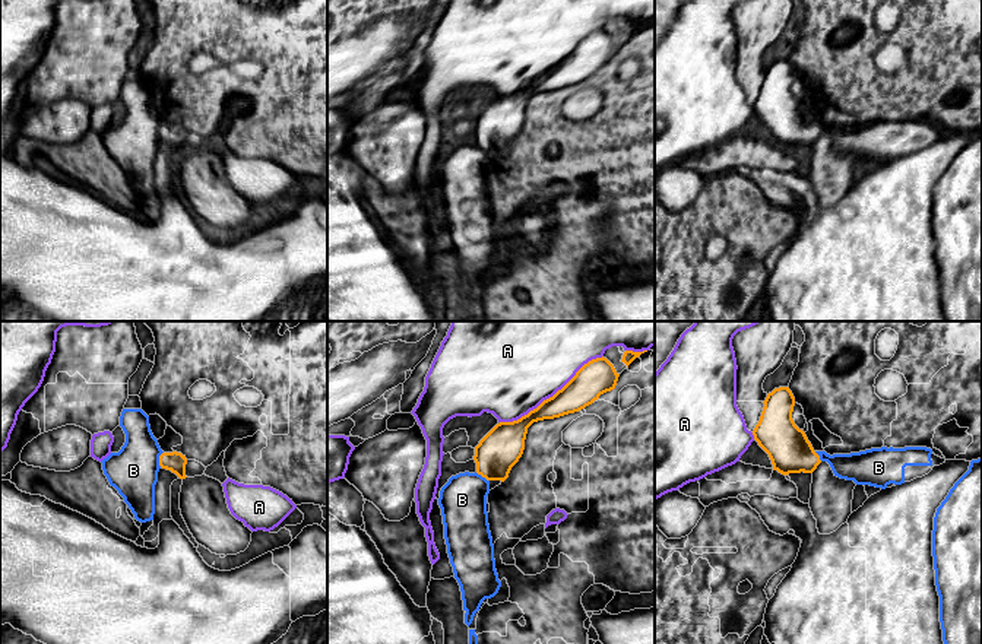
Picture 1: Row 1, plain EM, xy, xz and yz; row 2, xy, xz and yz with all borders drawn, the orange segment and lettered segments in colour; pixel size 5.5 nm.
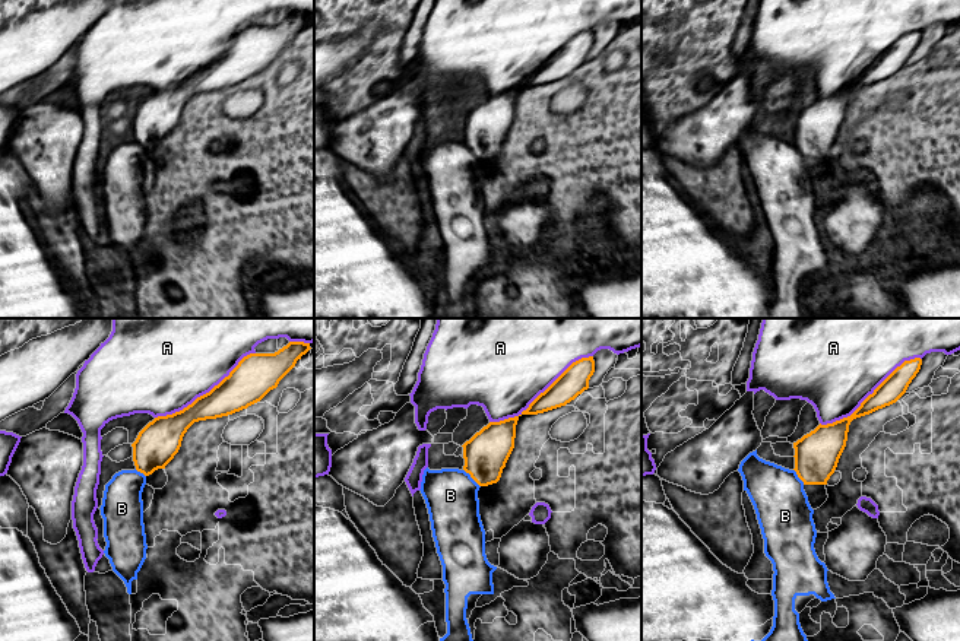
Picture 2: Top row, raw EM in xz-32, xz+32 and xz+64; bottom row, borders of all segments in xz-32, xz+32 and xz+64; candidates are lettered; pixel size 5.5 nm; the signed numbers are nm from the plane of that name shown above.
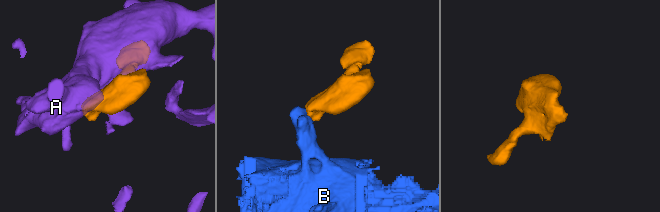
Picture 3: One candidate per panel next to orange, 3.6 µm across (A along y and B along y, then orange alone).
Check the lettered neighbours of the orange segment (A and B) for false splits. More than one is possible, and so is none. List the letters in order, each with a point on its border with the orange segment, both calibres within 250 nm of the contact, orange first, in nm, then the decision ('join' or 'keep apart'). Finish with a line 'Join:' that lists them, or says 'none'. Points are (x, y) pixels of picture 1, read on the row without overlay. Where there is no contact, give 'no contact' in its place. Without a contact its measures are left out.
A: xz (553, 69) | 190/460 nm | keep apart
B: xy (160, 132) | 110/280 nm | keep apart
Join: none

